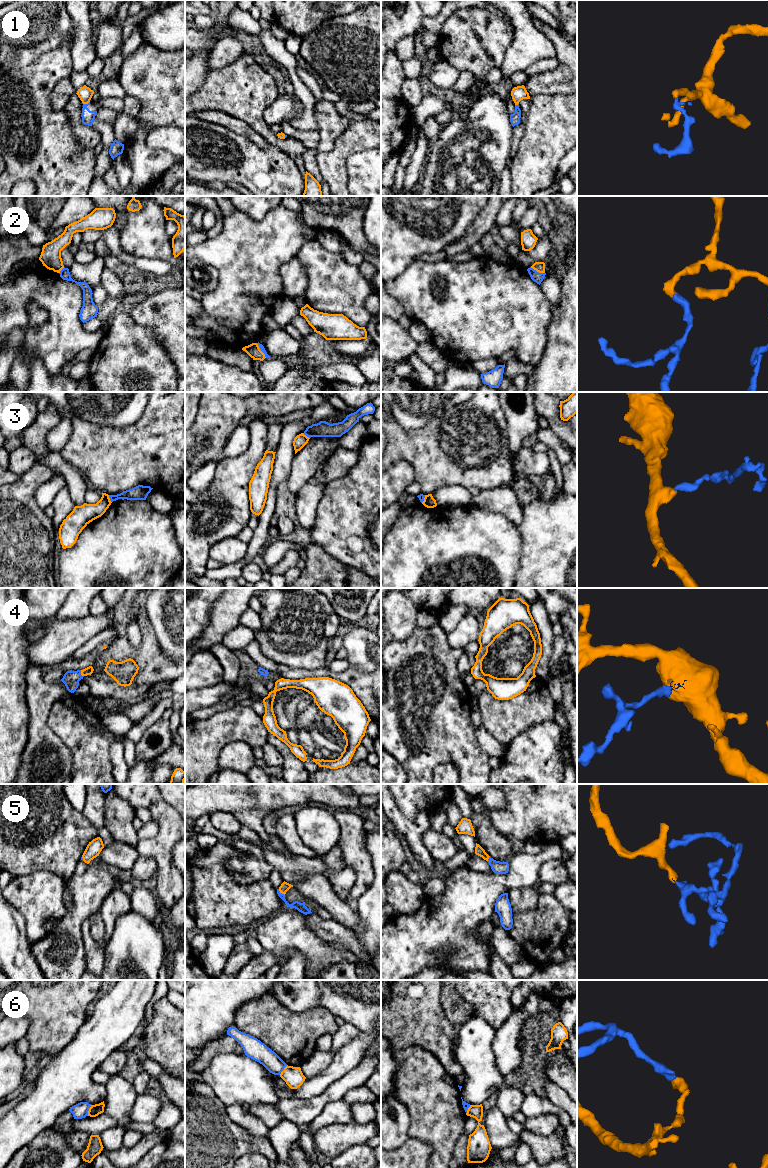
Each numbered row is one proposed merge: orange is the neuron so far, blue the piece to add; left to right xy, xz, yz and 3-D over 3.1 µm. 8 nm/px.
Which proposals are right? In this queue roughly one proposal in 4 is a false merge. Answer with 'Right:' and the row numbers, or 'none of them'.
Right: 1, 2, 4, 5

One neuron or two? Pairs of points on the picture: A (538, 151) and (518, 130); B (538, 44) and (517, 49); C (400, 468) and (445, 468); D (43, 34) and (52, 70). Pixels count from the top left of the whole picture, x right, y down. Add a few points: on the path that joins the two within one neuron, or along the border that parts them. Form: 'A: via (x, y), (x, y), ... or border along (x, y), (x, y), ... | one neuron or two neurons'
A: border along (528, 112), (525, 118), (524, 133), (514, 157) | two neurons
B: via (533, 45), (522, 49) | one neuron
C: border along (391, 466), (407, 461), (415, 480) | two neurons
D: border along (71, 46), (64, 43), (45, 51), (29, 65) | two neurons

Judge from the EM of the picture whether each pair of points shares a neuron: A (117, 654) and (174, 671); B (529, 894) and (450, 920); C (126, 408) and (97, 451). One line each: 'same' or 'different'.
A: same
B: different
C: different

